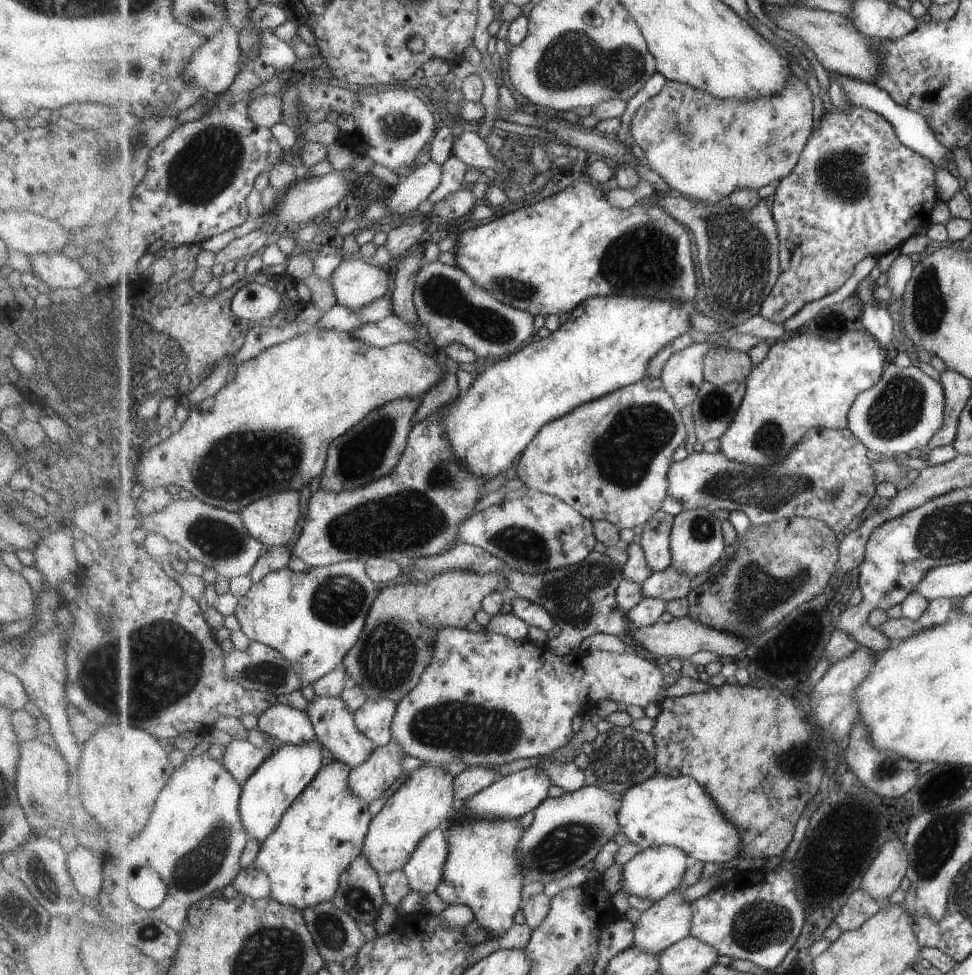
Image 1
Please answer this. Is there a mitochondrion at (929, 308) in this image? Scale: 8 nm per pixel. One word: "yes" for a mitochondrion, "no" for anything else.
yes

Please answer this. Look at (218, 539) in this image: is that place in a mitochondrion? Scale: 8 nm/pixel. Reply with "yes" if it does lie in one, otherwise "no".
yes

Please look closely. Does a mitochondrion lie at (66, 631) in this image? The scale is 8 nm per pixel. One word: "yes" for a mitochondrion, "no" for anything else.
no

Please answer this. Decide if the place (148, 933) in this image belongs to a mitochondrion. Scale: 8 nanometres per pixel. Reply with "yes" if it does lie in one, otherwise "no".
yes

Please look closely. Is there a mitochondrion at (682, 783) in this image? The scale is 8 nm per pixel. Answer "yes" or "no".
no

